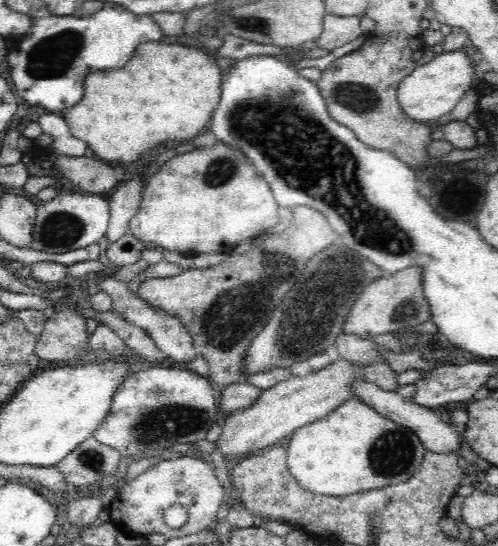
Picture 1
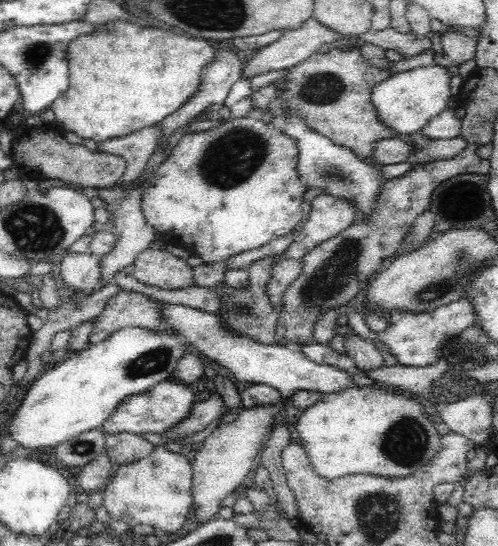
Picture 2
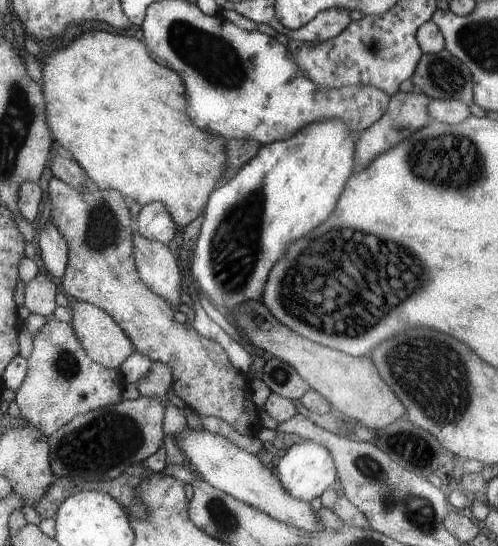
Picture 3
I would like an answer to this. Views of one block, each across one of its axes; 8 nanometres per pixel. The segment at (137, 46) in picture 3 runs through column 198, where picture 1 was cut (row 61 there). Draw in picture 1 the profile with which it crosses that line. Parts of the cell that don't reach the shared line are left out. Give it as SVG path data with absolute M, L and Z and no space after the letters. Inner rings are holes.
M144 42L140 44L134 51L134 54L130 57L130 60L126 63L126 66L116 68L114 70L96 70L92 74L88 74L84 78L84 94L80 98L80 102L76 102L76 106L62 110L59 112L64 117L66 124L69 126L69 131L82 142L86 142L89 154L93 157L98 158L102 161L107 161L114 165L130 164L130 162L136 162L139 158L144 158L148 154L152 154L156 148L162 148L164 144L172 144L176 146L176 142L184 143L184 140L192 138L192 136L198 136L204 126L206 130L211 122L211 118L214 109L220 100L221 89L221 78L223 77L220 67L216 64L216 59L212 57L212 51L206 52L203 49L198 49L193 46L184 46L180 44L165 44L161 42Z

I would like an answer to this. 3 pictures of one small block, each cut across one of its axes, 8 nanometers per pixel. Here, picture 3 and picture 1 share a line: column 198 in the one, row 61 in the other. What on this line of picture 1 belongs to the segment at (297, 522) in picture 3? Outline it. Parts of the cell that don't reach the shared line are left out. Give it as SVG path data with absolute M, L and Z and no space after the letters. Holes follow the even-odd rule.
M461 51L443 52L436 55L432 61L414 68L406 78L402 79L396 90L398 103L408 118L426 123L448 114L462 100L462 96L478 82L473 80L474 67L471 61L472 57Z

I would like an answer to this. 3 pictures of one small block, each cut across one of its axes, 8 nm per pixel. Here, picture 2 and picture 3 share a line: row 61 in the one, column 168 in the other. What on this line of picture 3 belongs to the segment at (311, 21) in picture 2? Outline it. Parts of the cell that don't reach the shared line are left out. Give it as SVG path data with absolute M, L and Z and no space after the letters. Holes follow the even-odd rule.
M136 222L134 226L134 234L132 234L133 240L133 249L134 249L134 258L136 259L137 270L142 282L154 292L154 294L158 294L160 298L164 298L168 304L172 304L177 309L178 302L180 302L180 284L182 284L182 276L180 275L180 268L178 268L178 264L176 263L176 259L174 255L168 248L168 244L161 243L159 240L142 238L140 236L140 232L138 232L136 228Z

